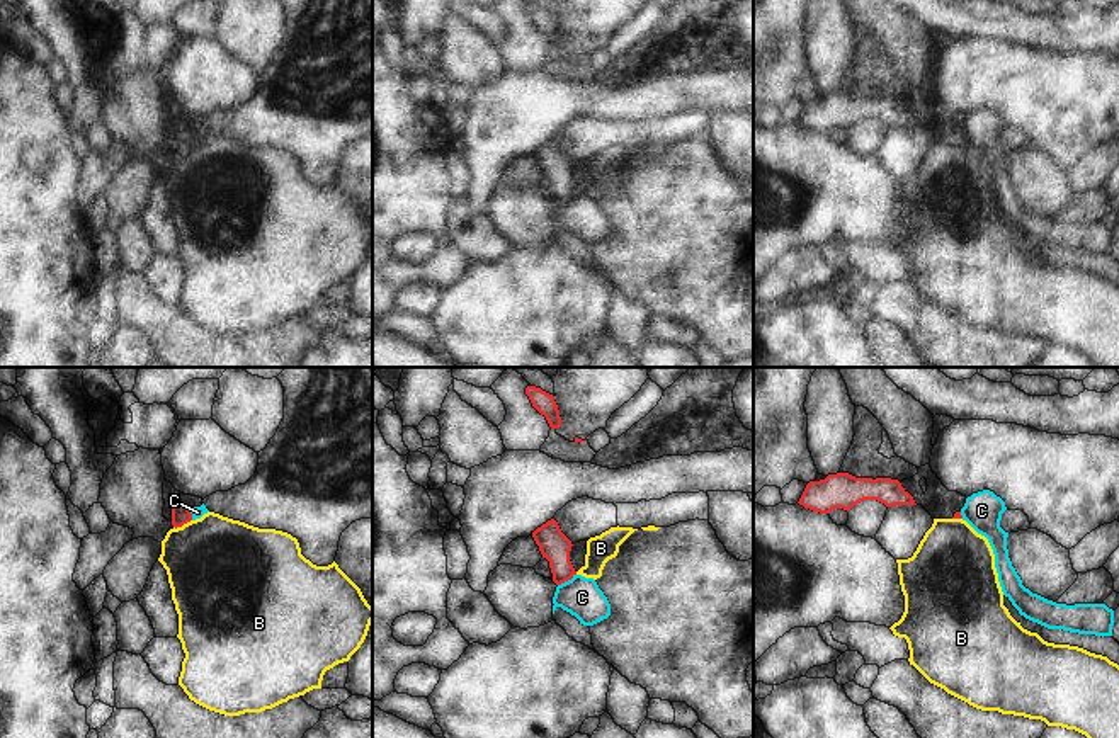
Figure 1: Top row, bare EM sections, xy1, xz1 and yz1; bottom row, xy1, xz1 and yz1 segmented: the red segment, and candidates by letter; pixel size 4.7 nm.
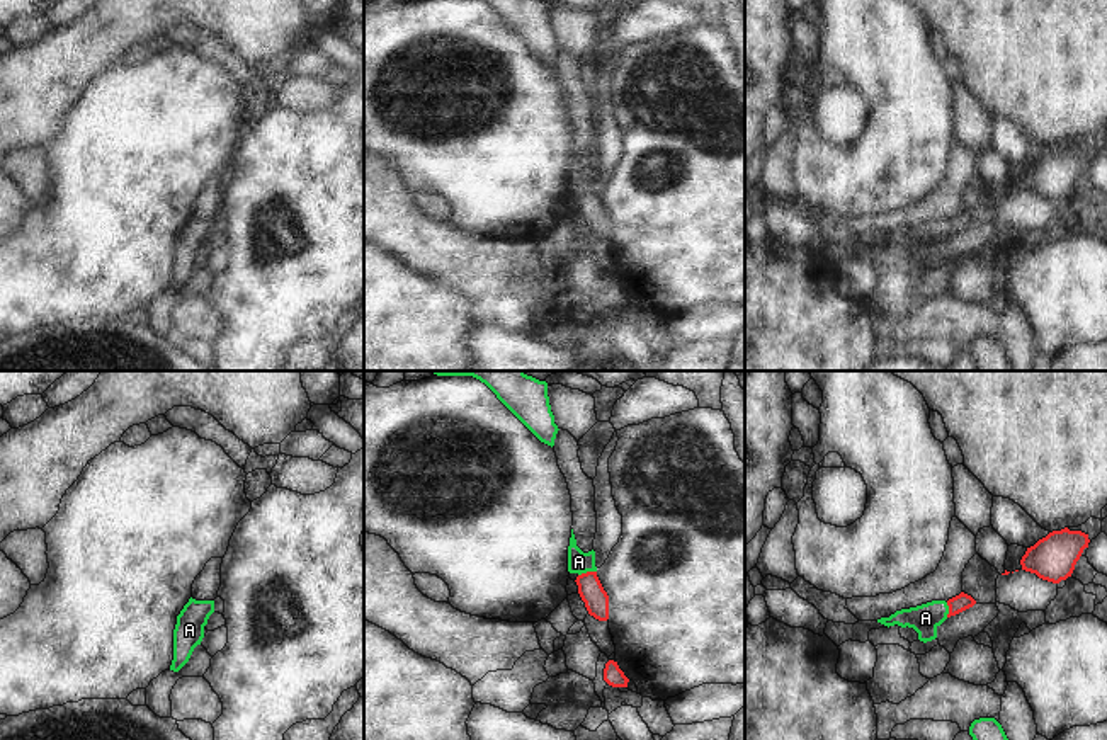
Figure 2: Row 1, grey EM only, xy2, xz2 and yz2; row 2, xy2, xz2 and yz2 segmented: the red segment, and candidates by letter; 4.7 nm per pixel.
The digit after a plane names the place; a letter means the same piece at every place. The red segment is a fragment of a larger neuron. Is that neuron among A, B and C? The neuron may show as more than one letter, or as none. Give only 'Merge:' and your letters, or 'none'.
Merge: A

